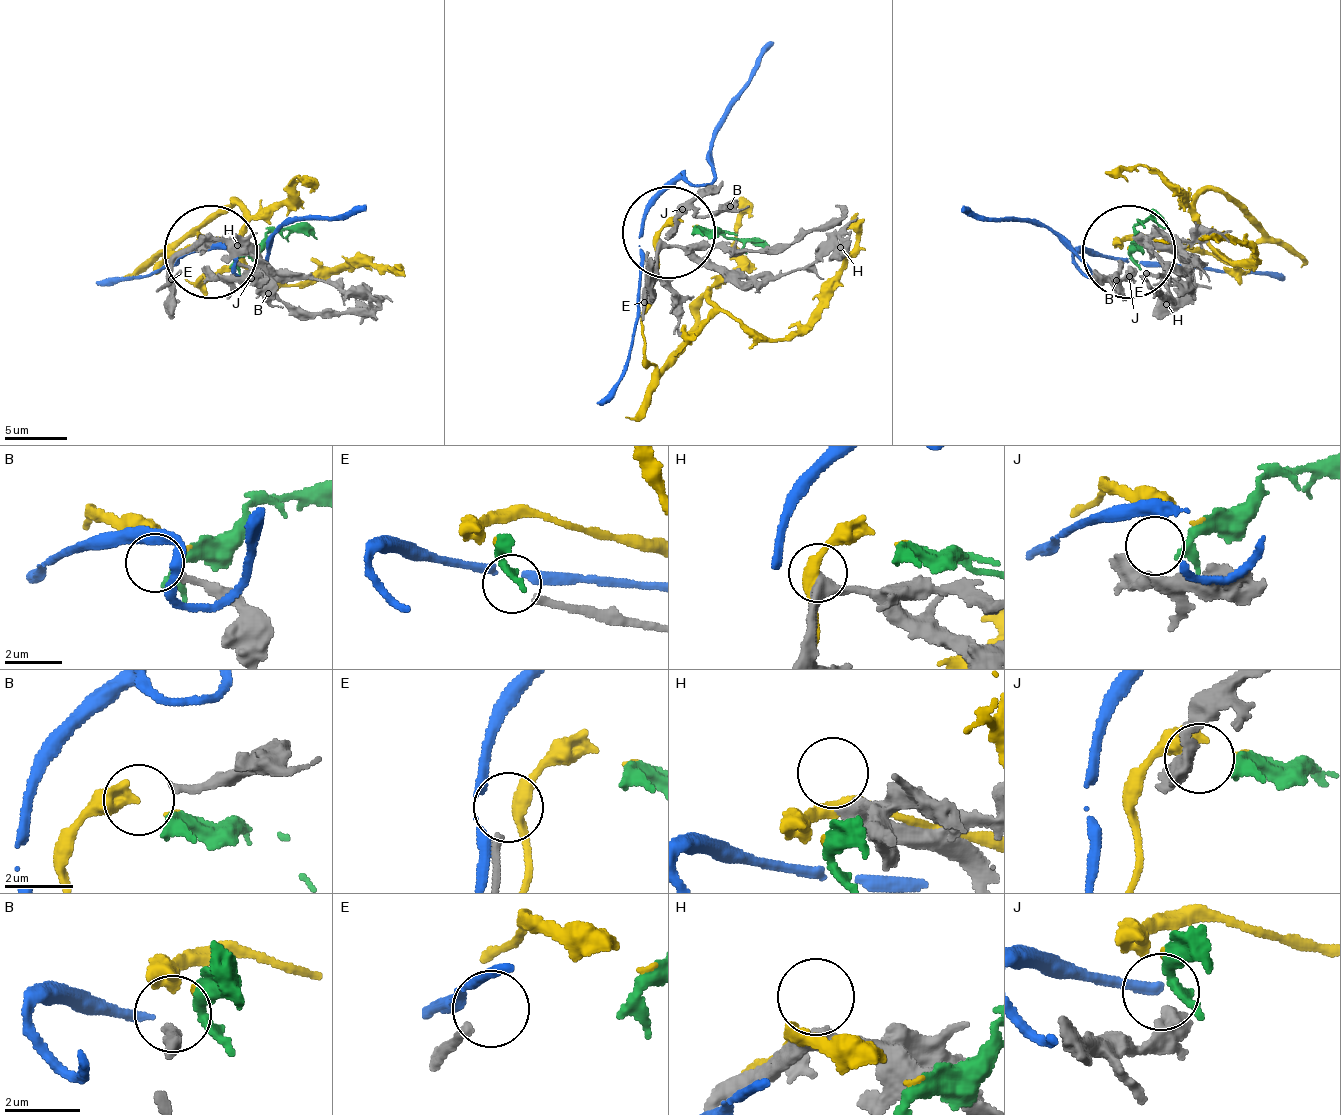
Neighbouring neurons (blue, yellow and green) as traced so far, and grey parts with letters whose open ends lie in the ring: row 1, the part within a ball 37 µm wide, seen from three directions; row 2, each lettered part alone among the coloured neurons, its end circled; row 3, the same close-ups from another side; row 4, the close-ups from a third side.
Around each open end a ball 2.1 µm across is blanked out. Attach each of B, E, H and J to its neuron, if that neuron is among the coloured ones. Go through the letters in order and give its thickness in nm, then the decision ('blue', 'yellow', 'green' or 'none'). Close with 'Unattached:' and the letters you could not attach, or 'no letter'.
B: 220 nm | yellow
E: 240 nm | none
H: 440 nm | none
J: 440 nm | green
Unattached: E, H

